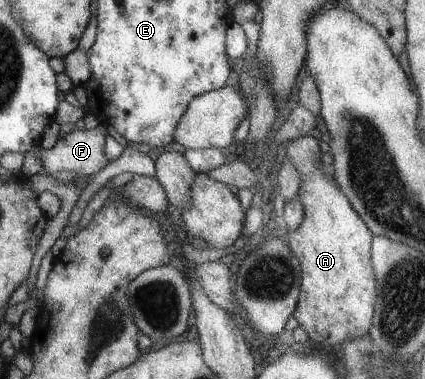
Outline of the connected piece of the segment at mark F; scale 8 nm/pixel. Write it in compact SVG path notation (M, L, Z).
M98 123L90 130L73 130L58 137L52 148L40 150L40 175L76 172L80 177L99 172L106 165L102 146L108 136L106 126Z

